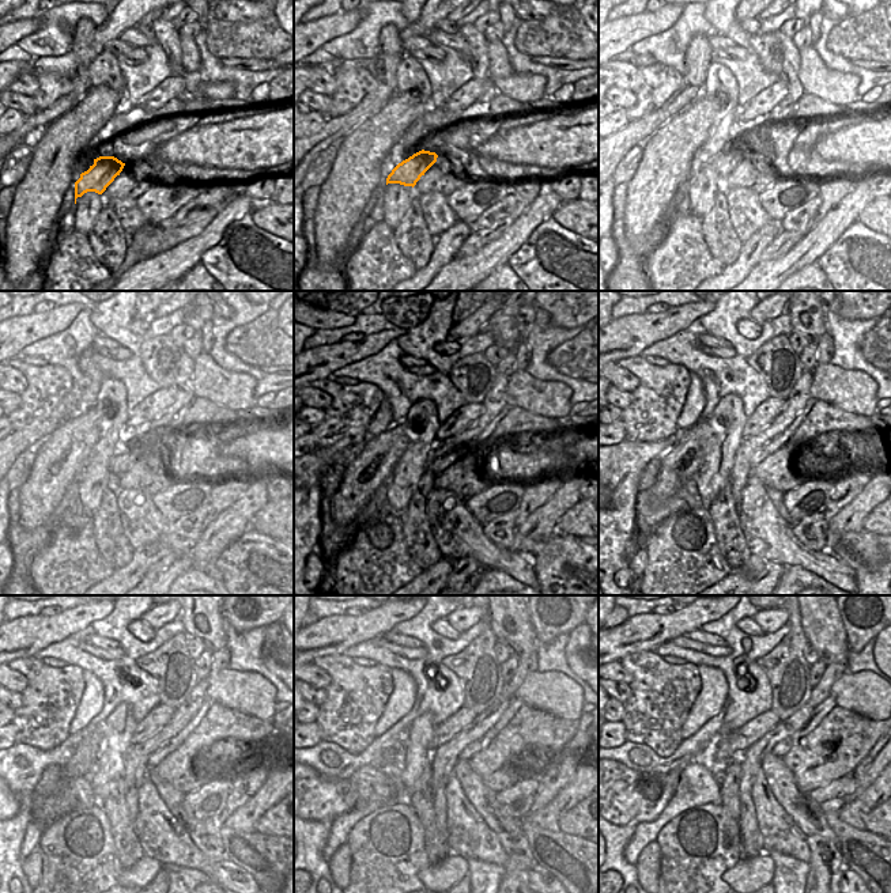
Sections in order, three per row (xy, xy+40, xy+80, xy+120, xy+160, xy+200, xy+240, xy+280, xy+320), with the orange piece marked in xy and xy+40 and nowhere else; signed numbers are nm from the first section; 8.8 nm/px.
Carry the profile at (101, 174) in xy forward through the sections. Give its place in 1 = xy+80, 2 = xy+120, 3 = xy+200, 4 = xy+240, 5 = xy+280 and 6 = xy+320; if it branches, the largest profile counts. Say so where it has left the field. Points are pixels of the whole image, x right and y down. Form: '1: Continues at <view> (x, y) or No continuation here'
1: Continues at xy+80 (724, 163)
2: Continues at xy+120 (121, 462)
3: Continues at xy+200 (776, 443)
4: Continues at xy+240 (170, 745)
5: Continues at xy+280 (480, 744)
6: Continues at xy+320 (822, 710)

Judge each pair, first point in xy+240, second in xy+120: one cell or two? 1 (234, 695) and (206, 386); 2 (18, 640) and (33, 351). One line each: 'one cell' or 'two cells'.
1: one cell
2: two cells

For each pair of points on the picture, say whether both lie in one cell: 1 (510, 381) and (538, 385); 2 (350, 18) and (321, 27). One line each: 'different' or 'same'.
1: same
2: same

